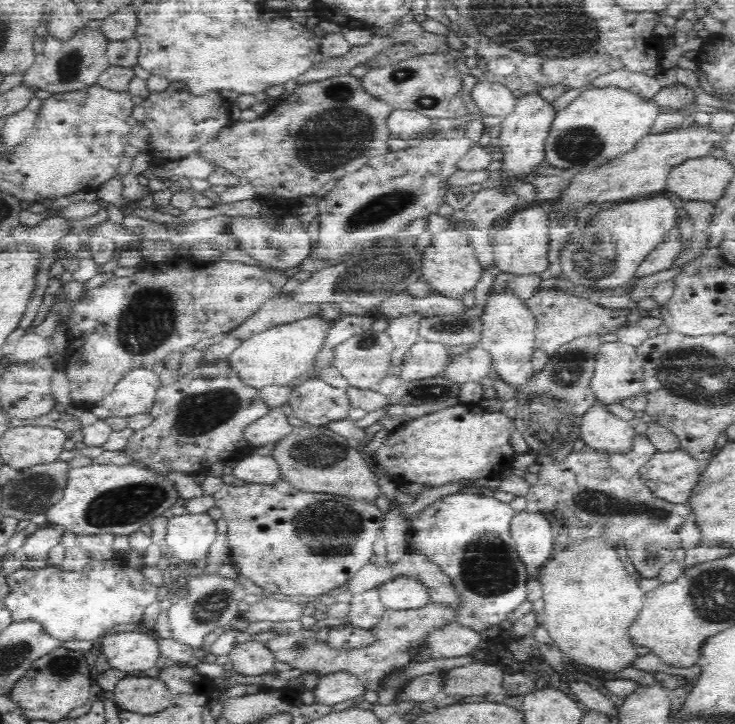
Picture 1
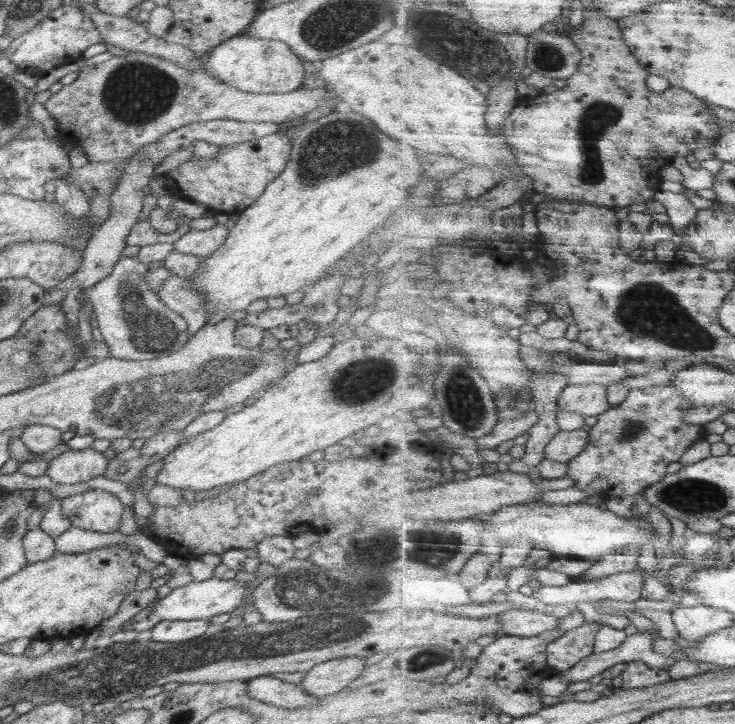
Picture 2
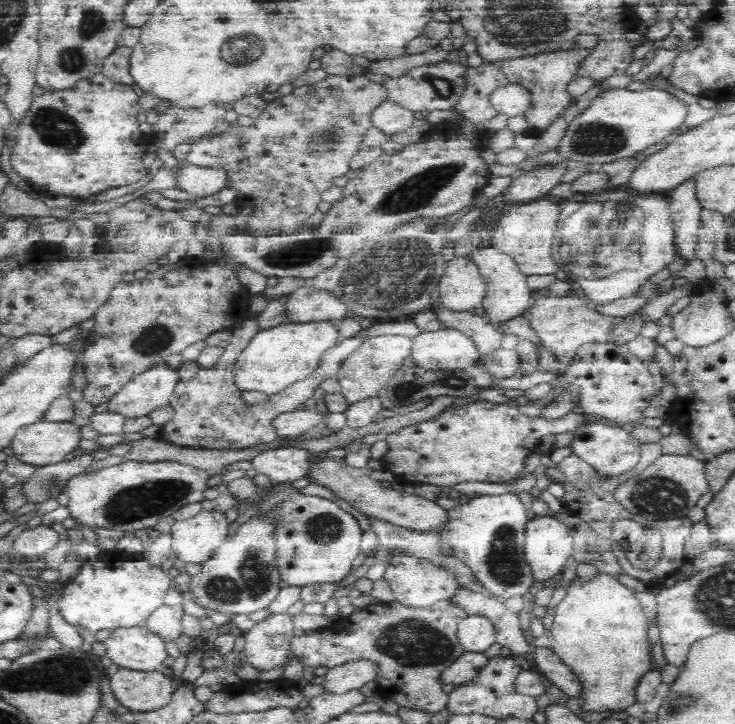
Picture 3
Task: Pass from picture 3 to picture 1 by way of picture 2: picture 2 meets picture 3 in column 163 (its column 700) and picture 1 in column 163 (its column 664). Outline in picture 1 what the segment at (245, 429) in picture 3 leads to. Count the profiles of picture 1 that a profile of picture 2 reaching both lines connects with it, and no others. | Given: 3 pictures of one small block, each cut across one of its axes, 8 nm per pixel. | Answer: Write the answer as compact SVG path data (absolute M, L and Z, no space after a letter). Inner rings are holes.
M227 361L199 365L172 384L160 385L156 389L154 404L148 413L151 417L150 424L135 430L126 440L122 450L132 465L148 469L159 477L168 478L170 472L182 472L188 475L205 473L212 464L229 458L234 452L245 450L248 444L242 437L242 430L269 410L260 398L259 390L244 385L242 378Z

